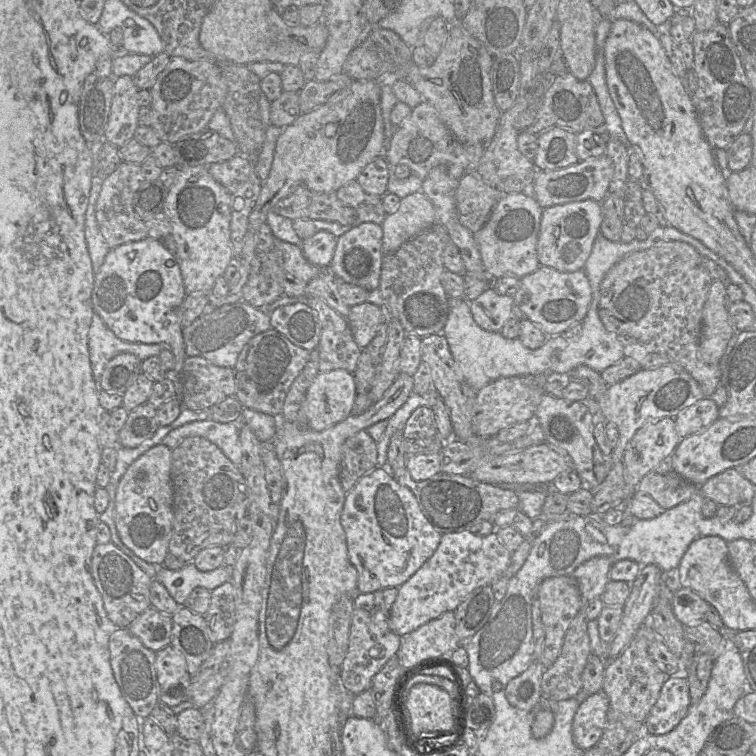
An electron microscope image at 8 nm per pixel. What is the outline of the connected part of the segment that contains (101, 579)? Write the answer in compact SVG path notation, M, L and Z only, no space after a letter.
M113 542L96 544L91 560L94 583L102 596L103 606L116 628L126 629L139 615L150 608L150 586L152 580Z

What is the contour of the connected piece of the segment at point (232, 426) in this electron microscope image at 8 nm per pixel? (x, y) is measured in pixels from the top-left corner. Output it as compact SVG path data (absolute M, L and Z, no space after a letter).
M212 420L192 421L170 431L163 438L162 444L173 449L187 437L203 437L217 445L228 459L240 469L242 462L239 441L240 423L221 423Z

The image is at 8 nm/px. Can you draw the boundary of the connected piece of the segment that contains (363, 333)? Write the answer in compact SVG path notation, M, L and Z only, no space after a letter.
M363 302L350 307L346 320L356 344L363 349L379 330L381 310L374 304Z

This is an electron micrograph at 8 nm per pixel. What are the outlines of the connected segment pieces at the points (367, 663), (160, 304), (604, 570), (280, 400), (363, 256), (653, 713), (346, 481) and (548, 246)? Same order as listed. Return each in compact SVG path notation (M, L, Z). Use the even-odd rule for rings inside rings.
M385 588L372 593L354 595L354 606L346 656L340 669L340 678L345 690L358 695L370 690L372 679L382 667L396 656L402 637L389 626L389 617L398 588Z
M146 237L111 248L96 272L92 289L93 313L98 314L106 326L121 340L144 344L166 344L174 357L172 372L167 372L177 382L177 398L180 397L180 373L185 358L185 344L179 319L179 308L187 293L184 288L180 267L174 255L163 245L163 239Z
M597 556L579 565L572 573L584 601L602 597L614 563L610 557Z
M273 328L254 336L243 347L234 366L235 397L245 408L283 420L281 413L286 395L308 359L308 351L292 344Z
M365 222L338 237L328 270L339 280L367 291L379 288L382 265L382 237L380 224Z
M669 676L644 723L644 732L654 735L670 732L686 716L690 705L687 678Z
M361 430L342 445L339 479L346 494L361 477L378 467L376 443Z
M592 199L544 208L536 248L540 265L561 272L582 270L591 254L593 244L600 234L603 217L599 201ZM554 226L560 227L561 234L558 238L553 235Z

